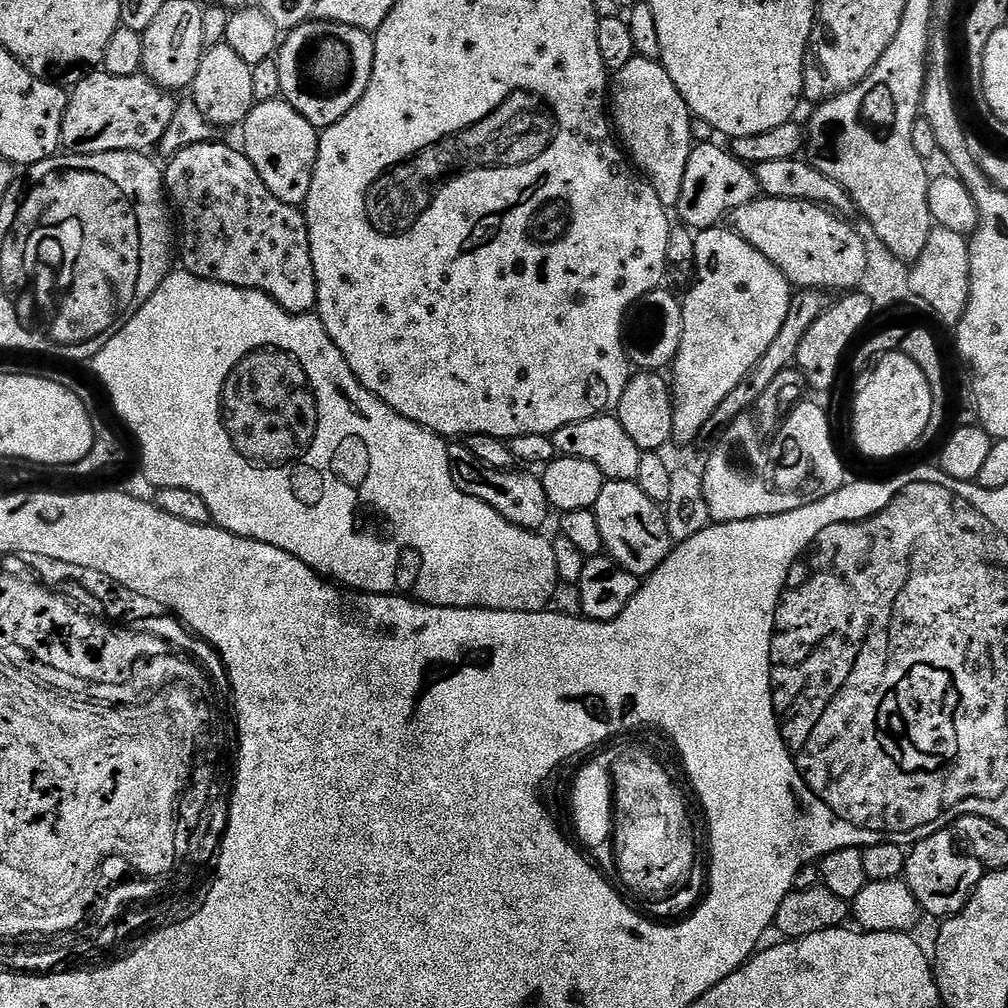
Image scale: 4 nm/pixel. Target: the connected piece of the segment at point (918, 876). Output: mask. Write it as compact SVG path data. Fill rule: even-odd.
M945 830L911 845L902 879L920 903L921 913L928 915L929 912L932 916L947 918L957 916L966 907L969 896L978 886L978 882L982 882L985 871L982 862L961 850L957 837L951 831Z

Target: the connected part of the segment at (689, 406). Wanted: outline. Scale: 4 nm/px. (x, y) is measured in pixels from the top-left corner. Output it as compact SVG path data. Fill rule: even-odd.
M728 226L705 228L696 236L696 262L694 268L695 272L697 271L696 285L689 290L688 297L683 297L682 300L684 305L684 329L680 335L678 354L670 365L670 373L672 372L670 387L672 390L672 405L674 406L672 438L677 445L679 443L697 443L700 440L702 426L706 426L706 422L710 422L710 414L714 414L714 410L718 410L718 406L721 404L720 396L730 394L730 390L734 390L734 386L738 386L738 382L742 382L742 378L746 378L746 374L750 374L752 367L764 357L766 350L770 350L770 342L774 342L774 338L778 338L778 330L782 330L782 322L786 322L786 314L790 310L794 295L793 285L789 284L788 279L780 273L778 266L774 266L774 262L770 262L770 258L766 258L758 250L754 250L754 246L750 246L750 242L746 242Z

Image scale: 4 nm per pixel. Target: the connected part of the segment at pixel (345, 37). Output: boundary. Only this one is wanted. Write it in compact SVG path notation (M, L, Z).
M309 22L299 24L283 37L274 58L282 77L281 97L306 122L327 126L342 119L366 94L374 66L374 40L354 26Z

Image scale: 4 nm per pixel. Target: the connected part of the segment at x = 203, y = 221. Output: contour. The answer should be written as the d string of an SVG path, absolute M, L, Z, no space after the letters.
M216 143L186 146L167 161L168 168L166 164L162 172L167 195L176 199L184 223L184 241L178 244L179 259L184 259L183 271L203 280L265 292L278 306L296 316L311 313L316 307L316 275L303 211L295 204L274 198L239 147Z

